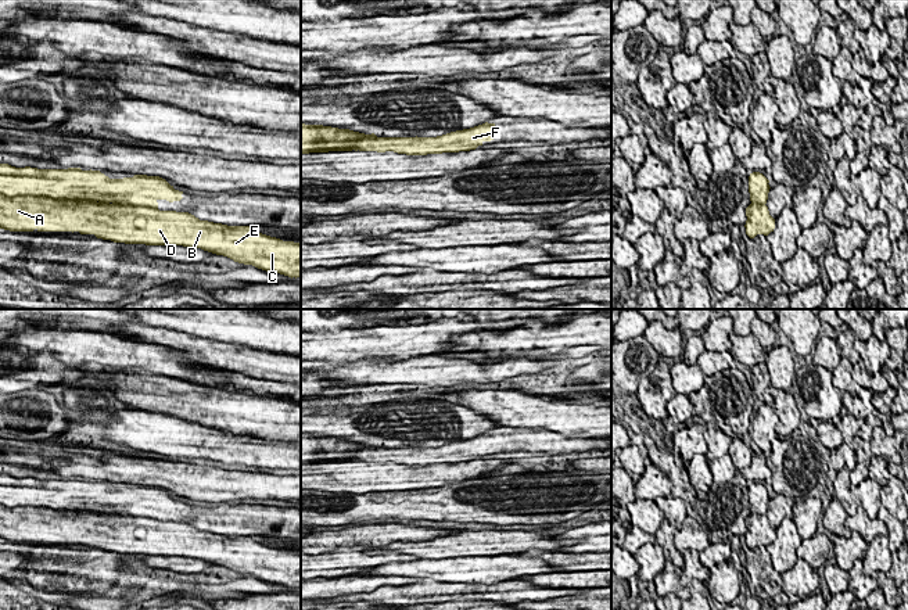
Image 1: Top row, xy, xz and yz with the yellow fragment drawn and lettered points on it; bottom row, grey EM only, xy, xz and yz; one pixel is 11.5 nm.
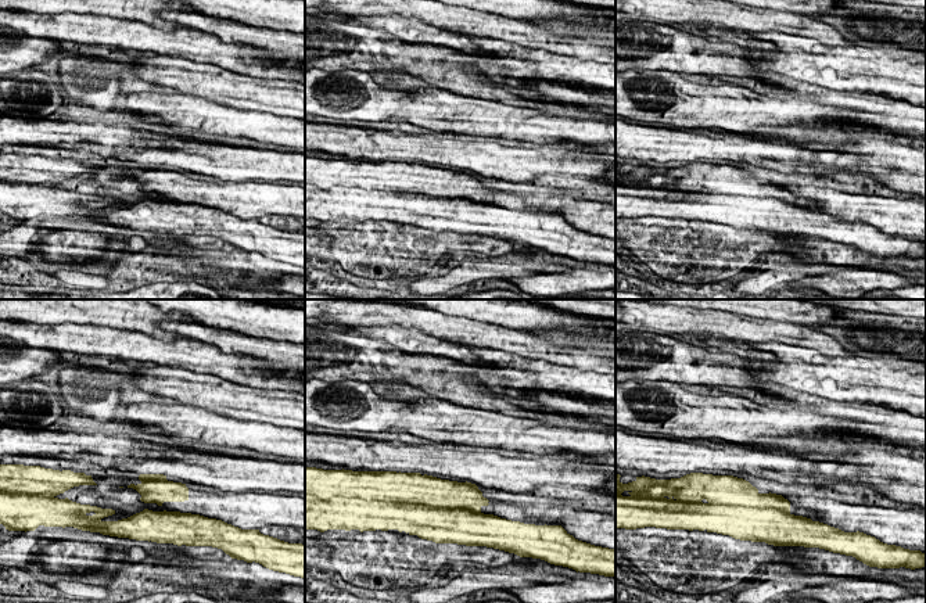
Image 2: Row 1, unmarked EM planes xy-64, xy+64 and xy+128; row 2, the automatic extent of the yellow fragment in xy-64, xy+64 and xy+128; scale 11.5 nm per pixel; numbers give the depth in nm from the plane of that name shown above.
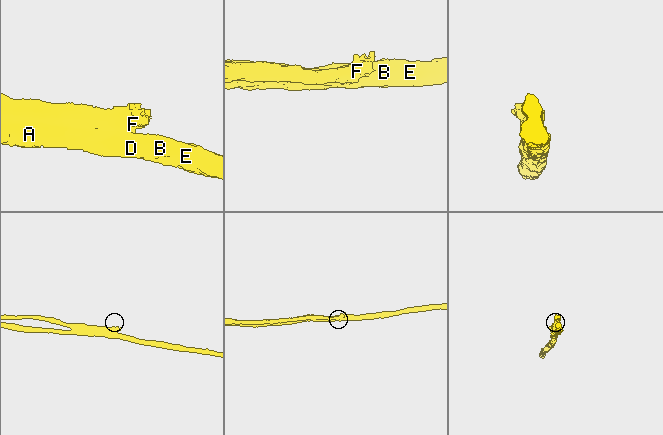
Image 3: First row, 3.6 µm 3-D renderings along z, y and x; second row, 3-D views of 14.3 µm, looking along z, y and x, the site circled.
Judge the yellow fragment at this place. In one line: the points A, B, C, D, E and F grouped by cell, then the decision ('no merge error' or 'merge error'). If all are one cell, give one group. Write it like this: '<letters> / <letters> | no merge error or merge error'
A B C D E / F | merge error

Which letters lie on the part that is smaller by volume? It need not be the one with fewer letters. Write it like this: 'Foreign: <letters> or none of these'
Foreign: F

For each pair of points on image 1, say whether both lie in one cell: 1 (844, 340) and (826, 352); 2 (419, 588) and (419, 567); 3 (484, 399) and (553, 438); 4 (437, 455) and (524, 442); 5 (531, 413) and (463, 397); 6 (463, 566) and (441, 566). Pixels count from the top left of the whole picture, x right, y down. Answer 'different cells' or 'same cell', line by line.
1: different cells
2: different cells
3: different cells
4: same cell
5: same cell
6: same cell

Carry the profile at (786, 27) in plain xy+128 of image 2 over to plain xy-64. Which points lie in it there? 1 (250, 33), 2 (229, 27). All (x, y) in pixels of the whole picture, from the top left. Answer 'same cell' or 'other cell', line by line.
1: same cell
2: same cell

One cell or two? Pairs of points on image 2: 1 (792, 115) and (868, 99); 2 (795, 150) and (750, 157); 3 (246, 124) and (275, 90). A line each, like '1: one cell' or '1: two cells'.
1: two cells
2: one cell
3: two cells

